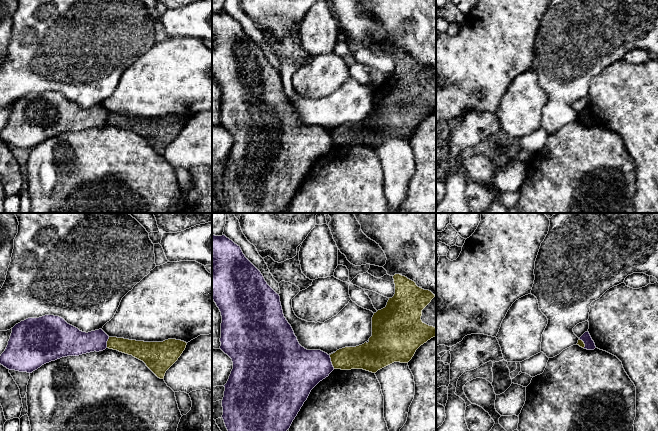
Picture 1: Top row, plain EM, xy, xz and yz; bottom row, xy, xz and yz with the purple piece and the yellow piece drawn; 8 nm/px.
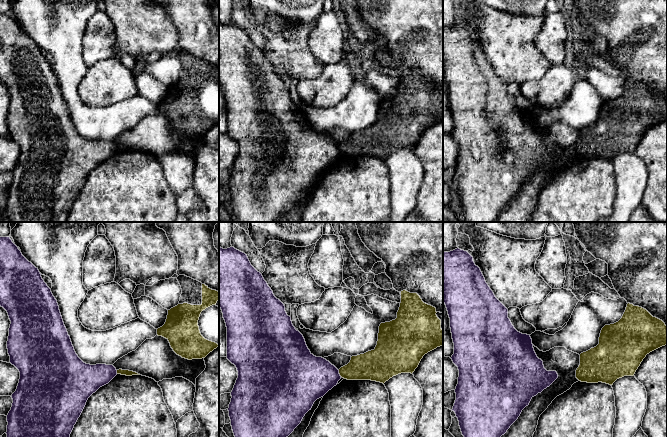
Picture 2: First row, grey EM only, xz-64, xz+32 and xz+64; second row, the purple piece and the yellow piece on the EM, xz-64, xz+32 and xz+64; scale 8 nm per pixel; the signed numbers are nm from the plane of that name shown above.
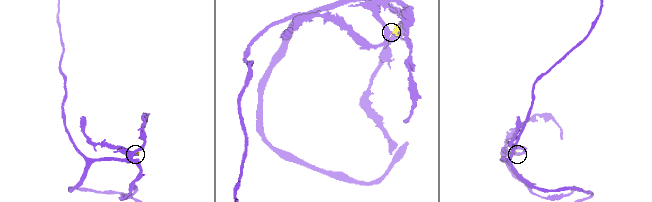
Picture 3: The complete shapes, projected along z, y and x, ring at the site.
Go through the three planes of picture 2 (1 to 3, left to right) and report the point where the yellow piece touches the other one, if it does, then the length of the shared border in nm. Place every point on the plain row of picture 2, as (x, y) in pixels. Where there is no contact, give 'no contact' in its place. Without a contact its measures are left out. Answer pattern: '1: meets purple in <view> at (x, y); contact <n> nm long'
1: meets purple in xz-64 at (116, 148); contact 30 nm long
2: meets purple in xz+32 at (338, 149); contact 60 nm long
3: no contact

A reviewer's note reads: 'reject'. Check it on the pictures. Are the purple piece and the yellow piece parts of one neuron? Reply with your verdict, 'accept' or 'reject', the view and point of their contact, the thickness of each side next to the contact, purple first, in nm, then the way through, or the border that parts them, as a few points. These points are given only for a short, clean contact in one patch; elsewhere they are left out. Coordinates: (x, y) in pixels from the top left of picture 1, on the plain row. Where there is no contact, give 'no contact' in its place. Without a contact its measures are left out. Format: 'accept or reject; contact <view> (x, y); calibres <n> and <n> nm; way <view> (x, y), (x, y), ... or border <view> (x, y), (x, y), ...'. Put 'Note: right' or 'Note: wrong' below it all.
reject; contact xz (331, 138); calibres 340 and 190 nm; border xz (329, 131), (334, 144)
Note: right

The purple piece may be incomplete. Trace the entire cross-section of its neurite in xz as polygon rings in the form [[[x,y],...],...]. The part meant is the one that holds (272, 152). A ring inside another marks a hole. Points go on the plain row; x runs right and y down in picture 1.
[[[212,10],[212,75],[219,84],[222,92],[220,125],[233,138],[233,145],[227,159],[224,161],[225,167],[222,176],[222,194],[230,213],[284,213],[304,178],[307,176],[311,166],[334,146],[330,131],[321,126],[307,126],[299,120],[291,101],[284,93],[279,70],[267,60],[261,48],[245,33],[240,22],[225,11],[215,12]]]

